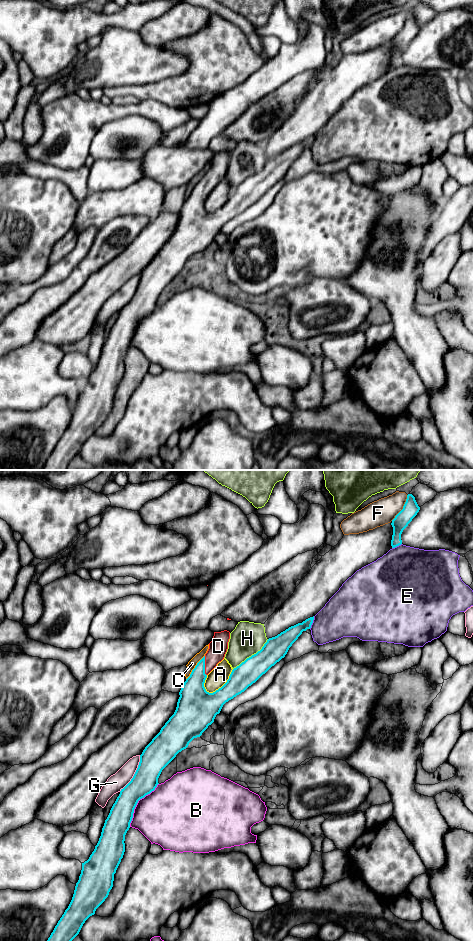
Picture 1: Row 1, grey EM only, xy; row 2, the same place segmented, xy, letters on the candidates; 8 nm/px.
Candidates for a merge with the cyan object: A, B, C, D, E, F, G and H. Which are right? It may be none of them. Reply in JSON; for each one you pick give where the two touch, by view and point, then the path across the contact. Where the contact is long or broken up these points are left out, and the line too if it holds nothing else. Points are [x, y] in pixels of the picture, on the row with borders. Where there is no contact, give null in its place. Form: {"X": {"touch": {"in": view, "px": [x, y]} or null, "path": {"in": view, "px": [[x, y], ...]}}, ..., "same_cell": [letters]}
{"D": {"touch": {"in": "xy", "px": [204, 666]}}, "same_cell": ["D"]}

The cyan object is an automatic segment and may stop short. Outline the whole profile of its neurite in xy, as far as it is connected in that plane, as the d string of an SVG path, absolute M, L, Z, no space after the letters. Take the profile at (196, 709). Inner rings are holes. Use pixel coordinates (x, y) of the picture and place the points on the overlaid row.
M314 616L302 623L289 627L275 637L269 638L260 651L232 670L229 679L221 688L209 693L204 687L205 680L207 675L224 659L230 639L230 632L227 630L214 632L207 653L197 663L179 692L180 697L174 714L145 747L140 755L140 762L133 778L121 789L105 820L101 836L94 851L89 859L82 863L81 874L76 883L72 900L47 941L72 941L79 934L85 921L95 914L96 909L108 897L113 887L114 874L125 852L125 835L130 828L134 809L140 799L155 790L159 784L158 778L162 770L179 752L186 749L194 738L202 735L208 726L214 722L216 715L220 713L226 702L244 692L272 666L284 658L289 648L302 632L311 628L313 620Z

